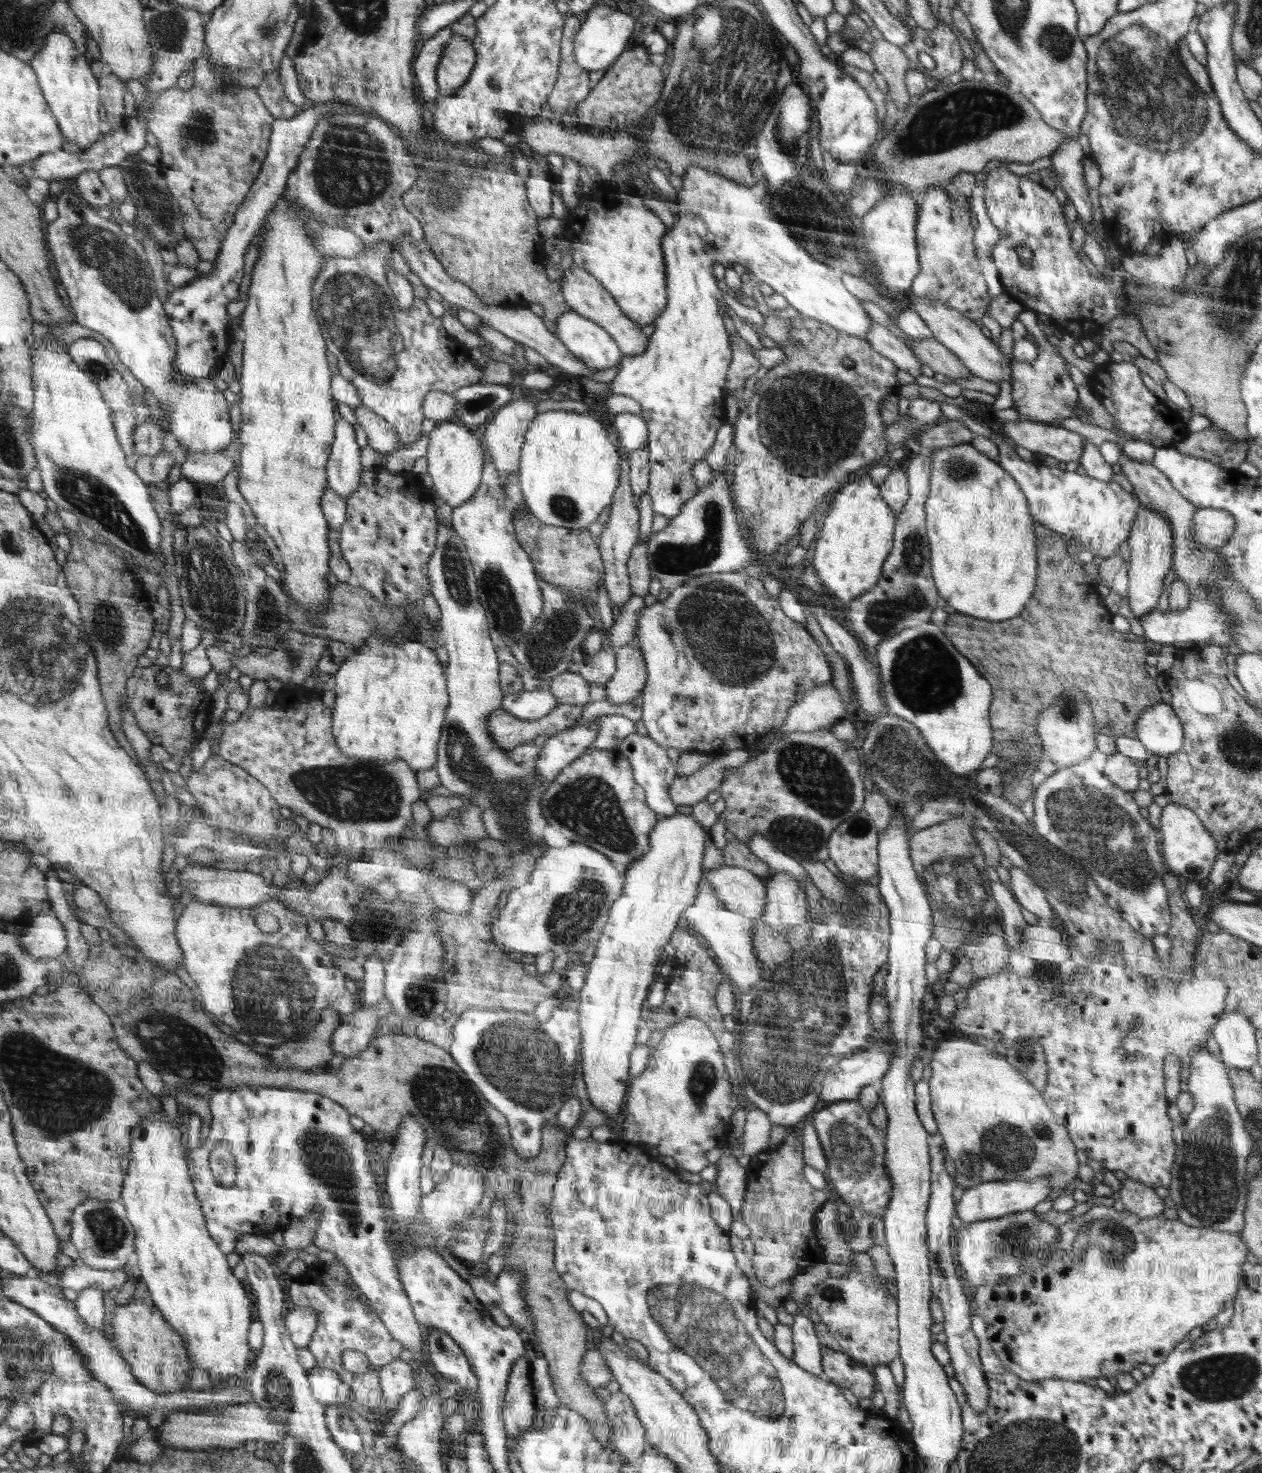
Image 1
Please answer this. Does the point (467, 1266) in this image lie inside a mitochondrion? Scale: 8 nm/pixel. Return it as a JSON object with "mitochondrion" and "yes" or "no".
{"mitochondrion":"no"}

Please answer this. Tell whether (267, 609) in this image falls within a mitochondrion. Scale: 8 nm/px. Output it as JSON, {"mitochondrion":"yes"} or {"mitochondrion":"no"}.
{"mitochondrion":"yes"}

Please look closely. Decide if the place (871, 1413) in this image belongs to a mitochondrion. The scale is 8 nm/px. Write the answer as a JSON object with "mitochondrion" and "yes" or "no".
{"mitochondrion":"no"}

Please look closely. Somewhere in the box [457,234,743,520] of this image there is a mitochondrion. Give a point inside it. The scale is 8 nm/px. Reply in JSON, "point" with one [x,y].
{"point":[474,405]}

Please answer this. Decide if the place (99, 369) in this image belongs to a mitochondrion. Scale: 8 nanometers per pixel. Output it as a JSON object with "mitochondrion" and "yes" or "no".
{"mitochondrion":"yes"}

